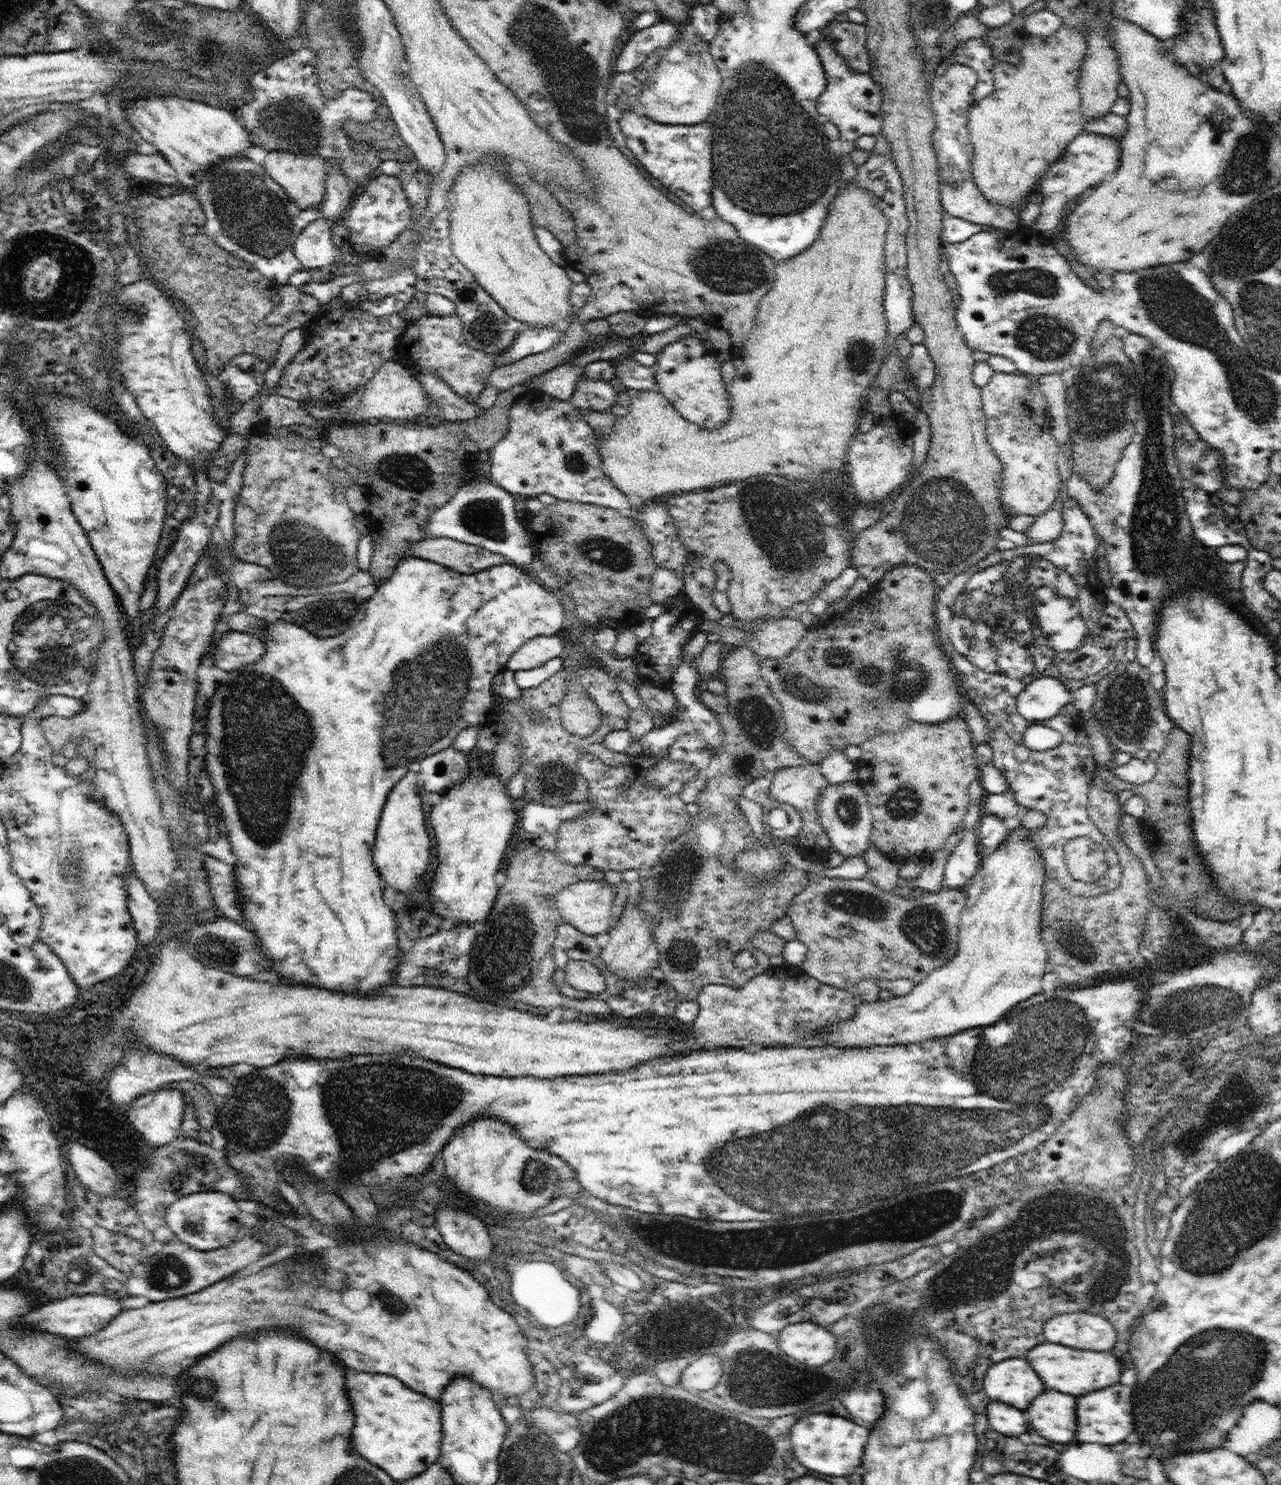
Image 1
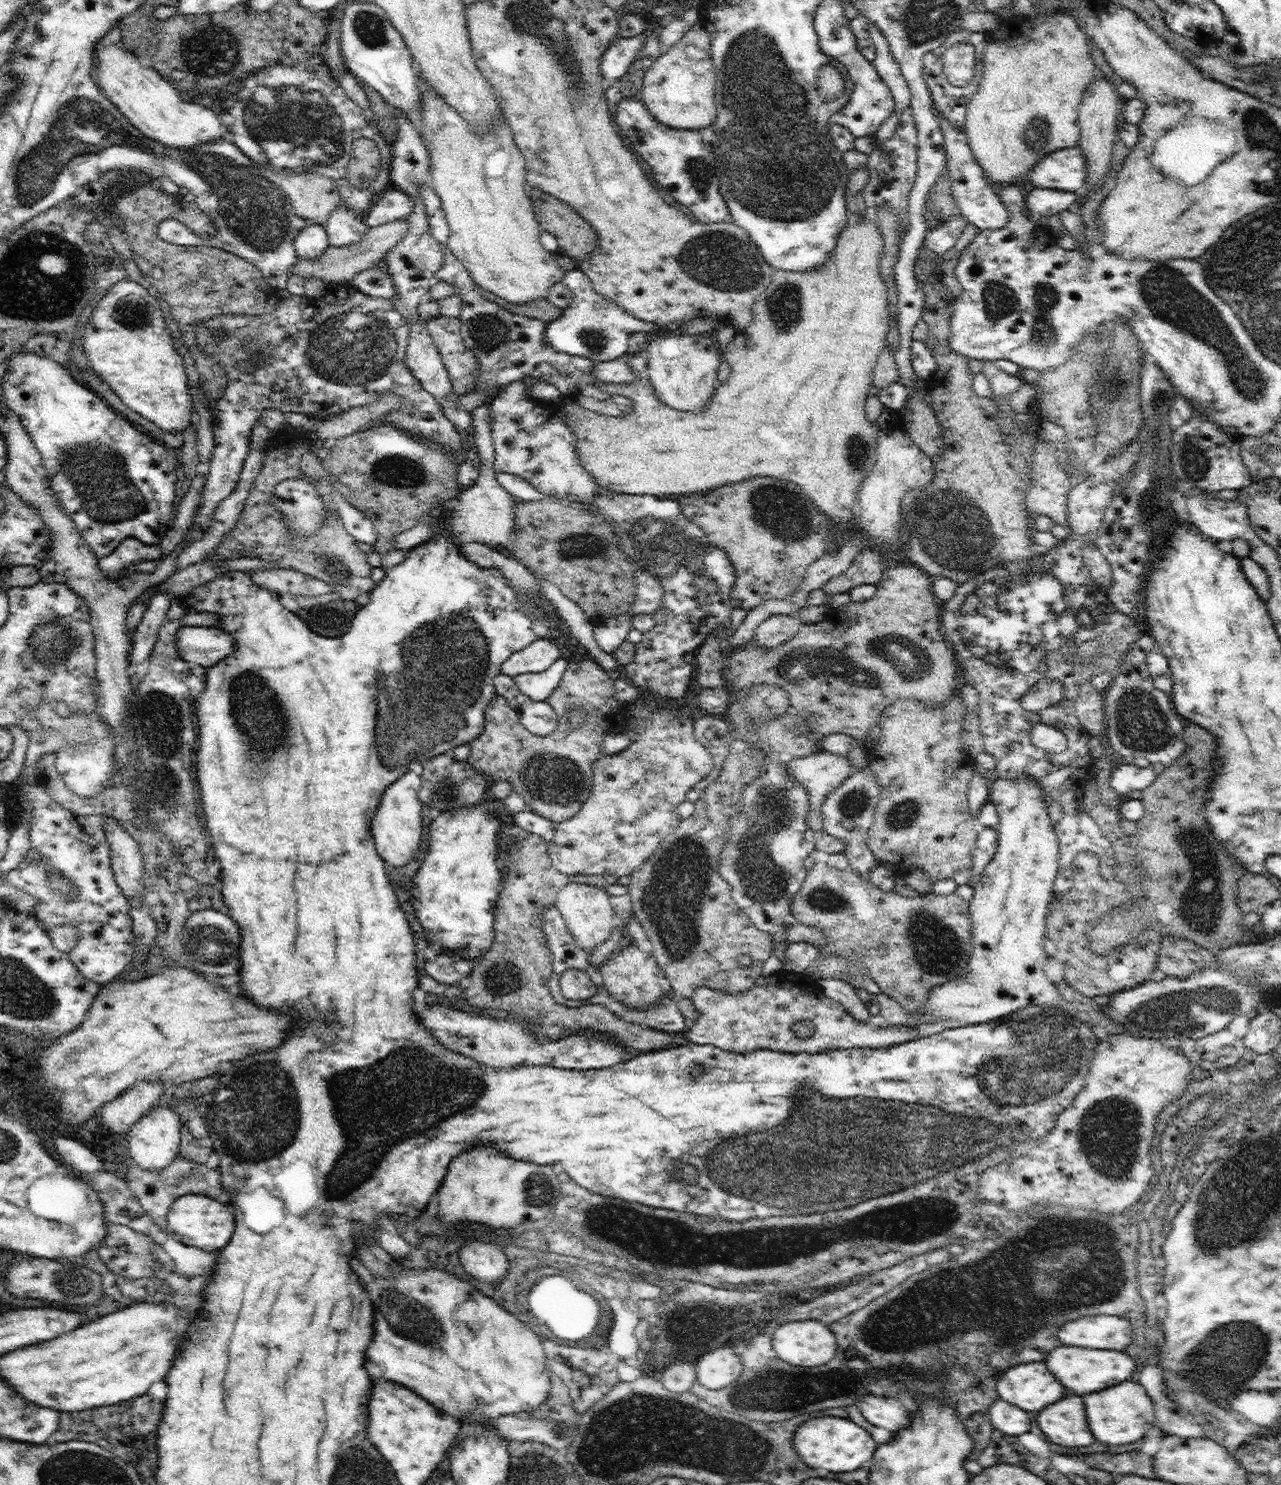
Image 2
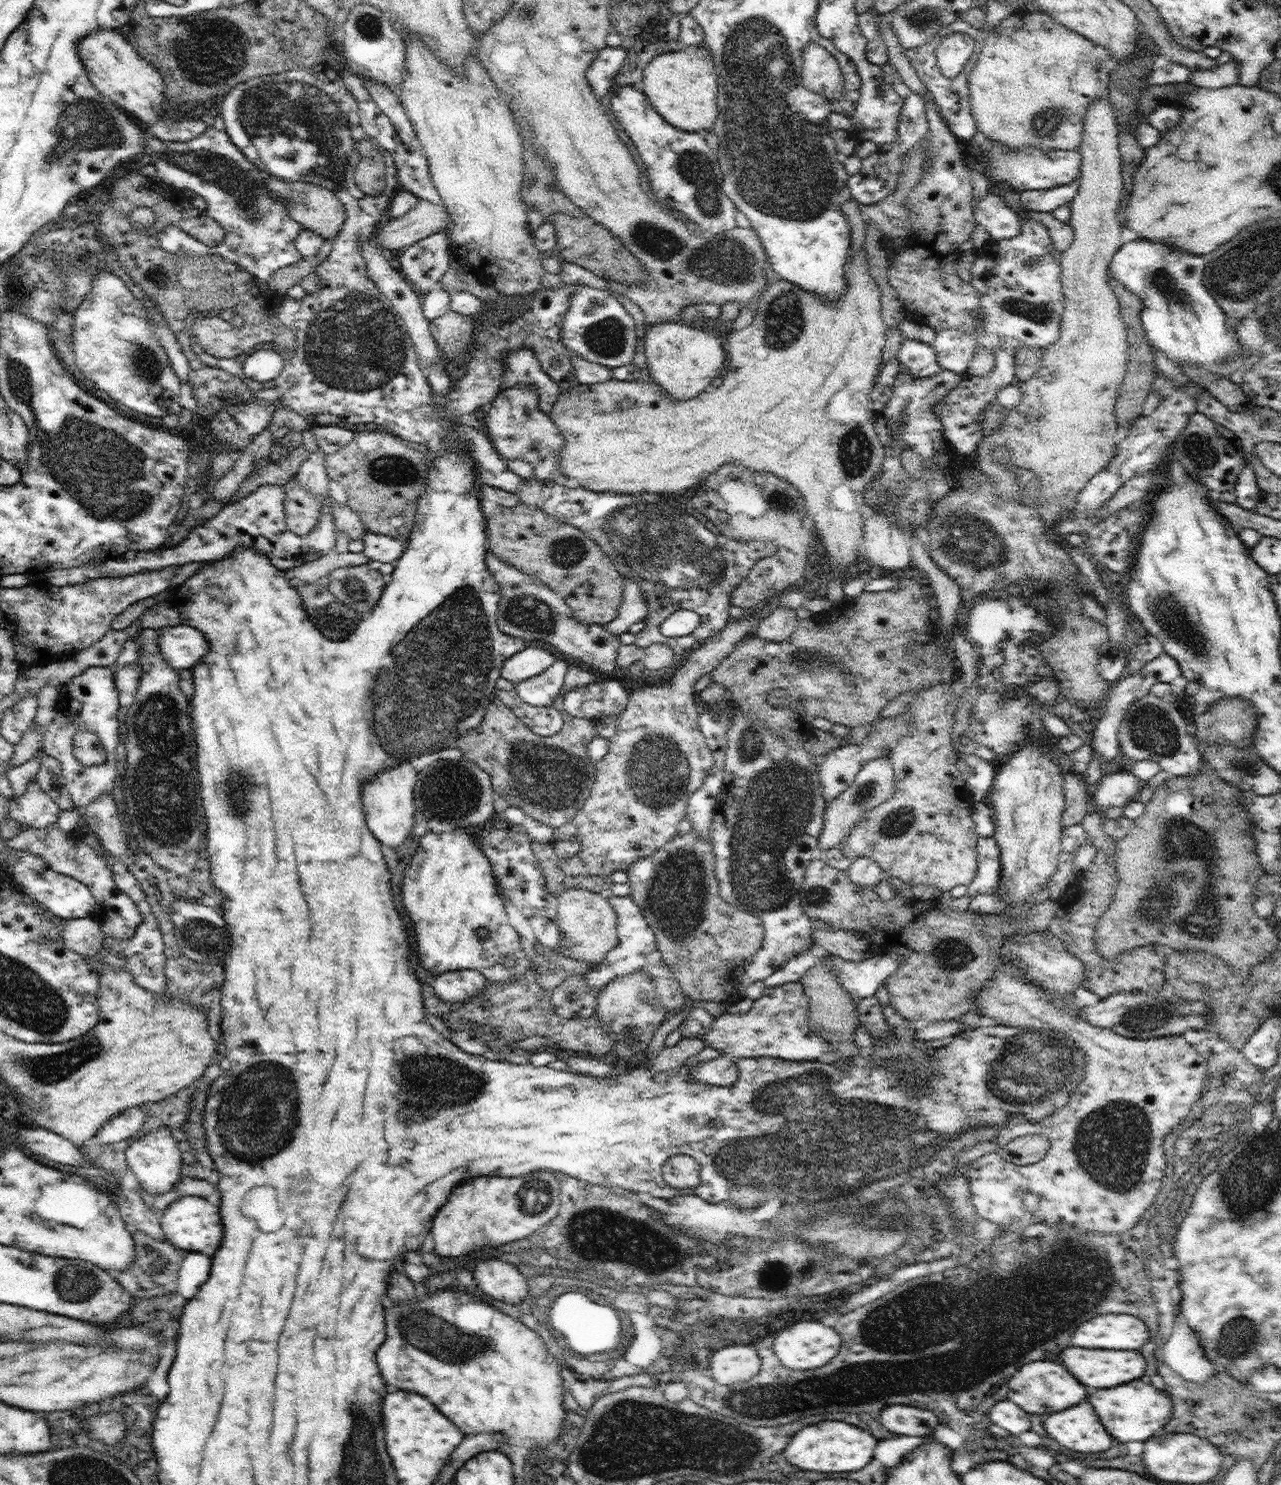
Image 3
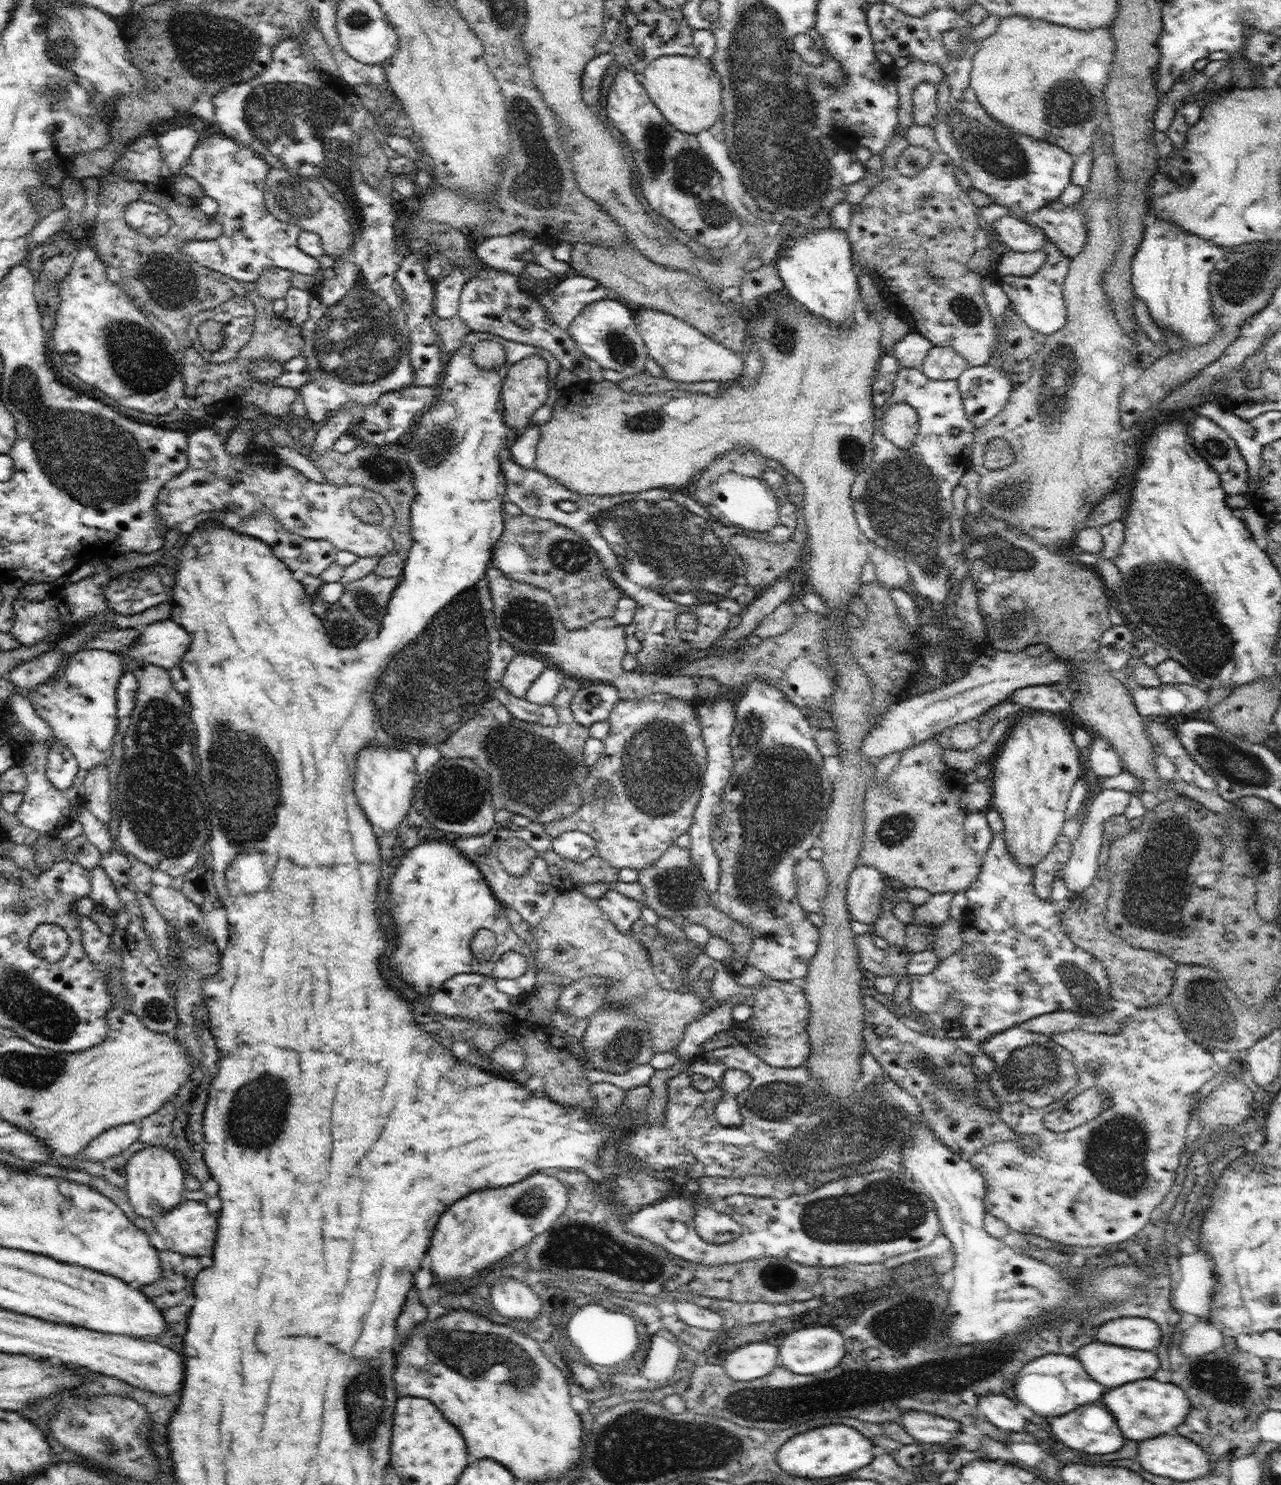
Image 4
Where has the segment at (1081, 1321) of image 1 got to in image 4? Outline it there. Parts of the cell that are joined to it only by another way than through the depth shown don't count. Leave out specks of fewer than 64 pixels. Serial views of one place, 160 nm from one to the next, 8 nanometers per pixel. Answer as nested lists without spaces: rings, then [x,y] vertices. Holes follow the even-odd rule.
[[[1133,1314],[1109,1320],[1102,1328],[1098,1328],[1096,1340],[1110,1342],[1118,1346],[1130,1346],[1138,1350],[1154,1350],[1160,1344],[1162,1332],[1157,1322],[1149,1318]]]

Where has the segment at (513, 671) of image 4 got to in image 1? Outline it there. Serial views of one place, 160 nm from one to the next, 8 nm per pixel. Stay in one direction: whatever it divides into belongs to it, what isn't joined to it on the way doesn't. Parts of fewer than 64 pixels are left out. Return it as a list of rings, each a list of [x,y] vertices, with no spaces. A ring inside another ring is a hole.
[[[562,633],[552,636],[535,636],[527,640],[507,662],[506,668],[514,672],[538,668],[566,652]]]

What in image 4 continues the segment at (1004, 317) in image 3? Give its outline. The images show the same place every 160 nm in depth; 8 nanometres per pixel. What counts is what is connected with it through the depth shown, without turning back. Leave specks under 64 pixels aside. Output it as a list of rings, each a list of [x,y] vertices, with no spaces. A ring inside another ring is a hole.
[[[1050,240],[1045,244],[1043,253],[1045,255],[1044,262],[1031,275],[1005,274],[999,276],[996,275],[995,270],[989,275],[995,277],[996,282],[1008,295],[1010,306],[1014,307],[1022,320],[1032,330],[1048,336],[1064,328],[1067,321],[1067,310],[1063,299],[1063,280],[1066,278],[1071,260]],[[933,345],[920,370],[928,379],[946,381],[958,380],[967,368],[968,362],[952,346]]]

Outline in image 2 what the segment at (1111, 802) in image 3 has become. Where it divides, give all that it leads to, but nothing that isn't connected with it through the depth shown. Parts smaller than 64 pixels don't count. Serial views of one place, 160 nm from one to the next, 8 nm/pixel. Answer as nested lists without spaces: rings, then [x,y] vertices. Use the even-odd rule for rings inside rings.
[[[1125,763],[1115,769],[1111,774],[1109,783],[1116,794],[1126,798],[1132,790],[1142,791],[1148,788],[1156,777],[1157,773],[1152,765],[1140,768],[1134,763]]]

